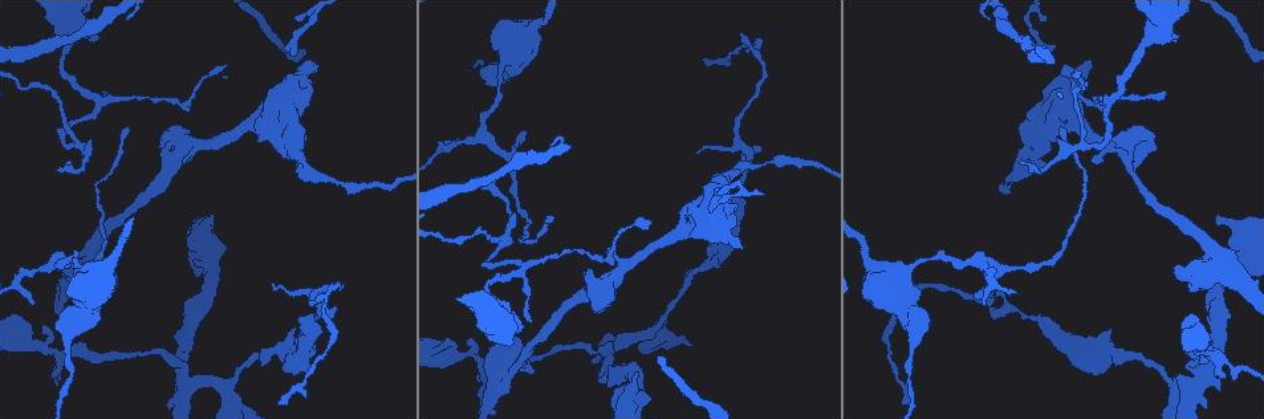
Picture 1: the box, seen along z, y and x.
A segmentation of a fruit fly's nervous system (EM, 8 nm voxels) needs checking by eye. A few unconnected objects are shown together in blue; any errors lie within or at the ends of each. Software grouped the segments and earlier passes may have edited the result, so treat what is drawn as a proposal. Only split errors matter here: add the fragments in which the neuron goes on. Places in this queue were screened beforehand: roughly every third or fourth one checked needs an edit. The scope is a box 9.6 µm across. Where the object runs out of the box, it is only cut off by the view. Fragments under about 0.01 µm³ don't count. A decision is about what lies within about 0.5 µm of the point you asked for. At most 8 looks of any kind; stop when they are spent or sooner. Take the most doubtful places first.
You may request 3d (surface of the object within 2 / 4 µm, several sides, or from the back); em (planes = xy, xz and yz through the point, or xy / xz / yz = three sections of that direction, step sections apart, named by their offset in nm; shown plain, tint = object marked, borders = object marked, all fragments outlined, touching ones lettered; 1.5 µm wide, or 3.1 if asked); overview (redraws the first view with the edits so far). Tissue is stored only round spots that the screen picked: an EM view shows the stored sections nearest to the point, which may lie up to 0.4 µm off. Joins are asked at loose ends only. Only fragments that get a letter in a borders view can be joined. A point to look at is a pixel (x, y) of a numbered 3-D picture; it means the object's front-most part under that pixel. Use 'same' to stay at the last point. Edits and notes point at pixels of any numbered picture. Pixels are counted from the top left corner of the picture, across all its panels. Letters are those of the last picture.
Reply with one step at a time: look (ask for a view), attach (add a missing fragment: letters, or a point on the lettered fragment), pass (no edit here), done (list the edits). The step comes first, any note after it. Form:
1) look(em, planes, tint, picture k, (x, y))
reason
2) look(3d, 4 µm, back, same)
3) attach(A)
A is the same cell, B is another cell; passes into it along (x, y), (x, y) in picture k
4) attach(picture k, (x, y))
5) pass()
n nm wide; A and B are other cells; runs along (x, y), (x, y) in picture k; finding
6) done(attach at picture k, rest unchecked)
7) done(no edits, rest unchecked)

look(em, planes, plain, picture 1, (317, 66))
free end

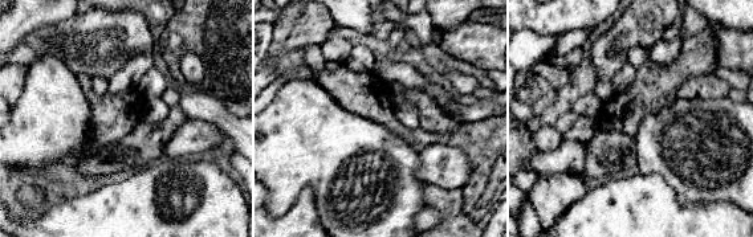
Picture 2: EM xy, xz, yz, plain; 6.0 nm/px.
look(em, planes, borders, same)

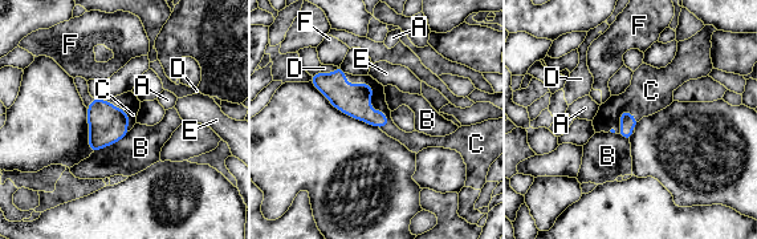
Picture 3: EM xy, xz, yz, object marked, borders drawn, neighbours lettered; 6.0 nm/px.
attach(C)
C touches over 420 nm; C is the same cell, A, B, D, E and F are other cells; passes into it along (354, 101), (371, 94), (378, 100) in picture 3; it goes on there

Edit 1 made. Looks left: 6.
look(overview)

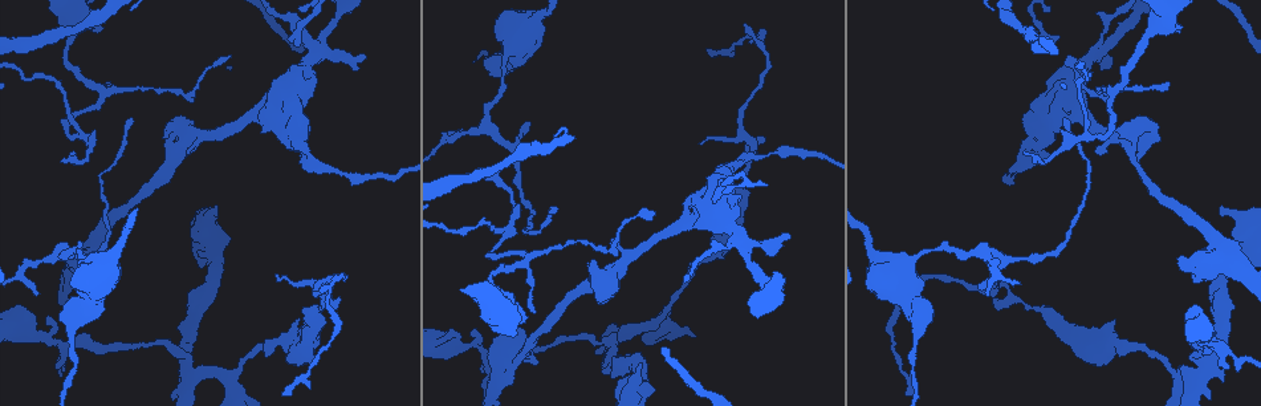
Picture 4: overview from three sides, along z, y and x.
look(em, yz, step 8, tint, picture 4, (499, 173))
tapers out

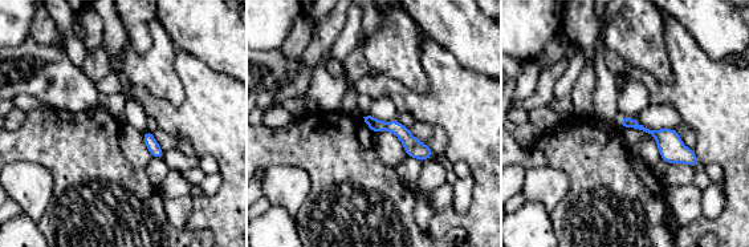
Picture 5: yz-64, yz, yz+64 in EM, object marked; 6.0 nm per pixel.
look(em, yz, step 8, borders, same)

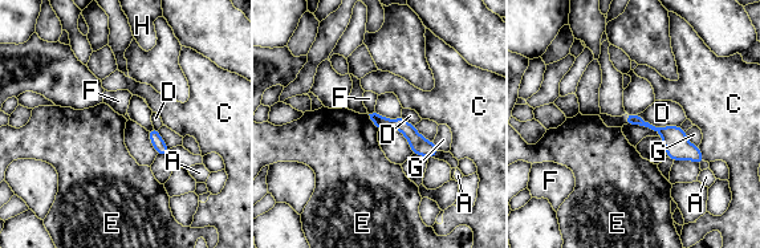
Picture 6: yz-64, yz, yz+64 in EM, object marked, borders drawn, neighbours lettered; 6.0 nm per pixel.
pass()
A, C, D, E, F, G and H are other cells; runs along (629, 118), (666, 133), (699, 159) in picture 6; no lettered fragment goes on from it

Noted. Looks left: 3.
look(em, planes, tint, picture 4, (989, 295))
branch stops here

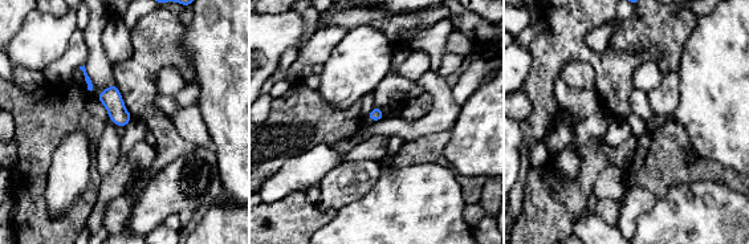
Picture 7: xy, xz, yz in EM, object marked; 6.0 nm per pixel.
look(em, planes, borders, same)

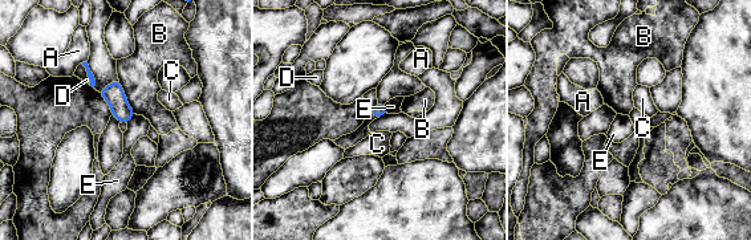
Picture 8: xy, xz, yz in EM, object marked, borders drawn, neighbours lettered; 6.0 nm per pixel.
pass()
80 nm wide; A, B, C, D and E are other cells; border along (136, 114), (126, 123) in picture 8; none of them fits

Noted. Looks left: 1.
done(attach at picture 3, rest unchecked)

